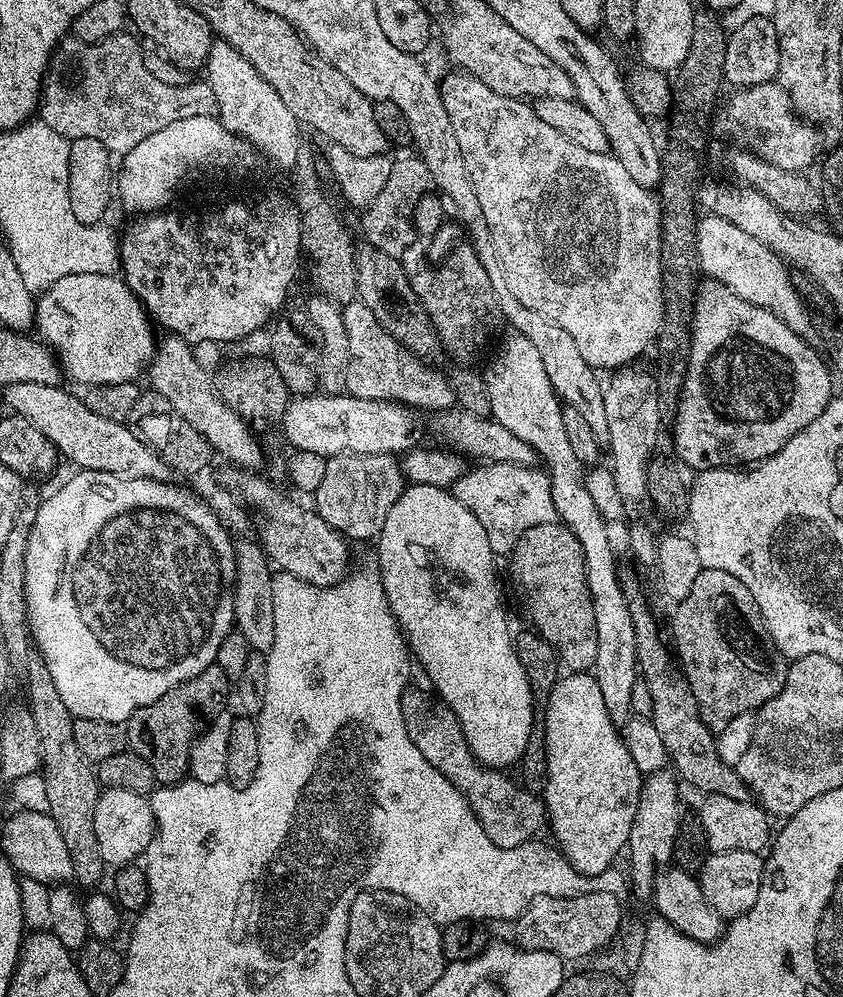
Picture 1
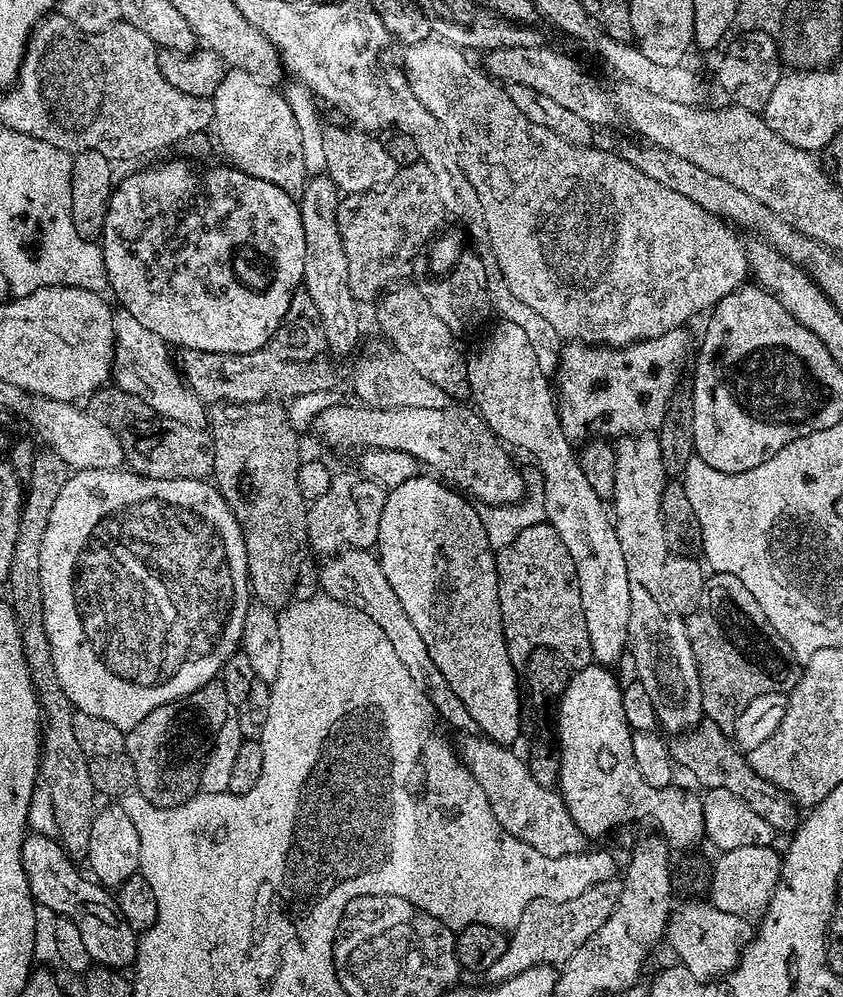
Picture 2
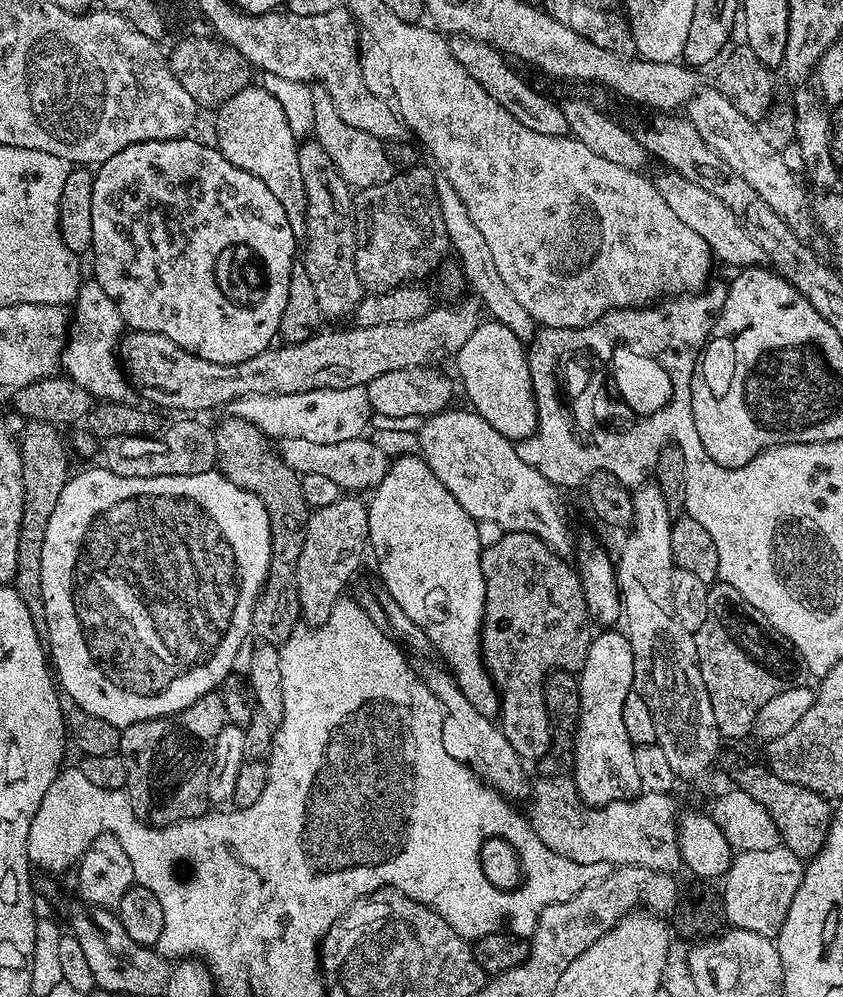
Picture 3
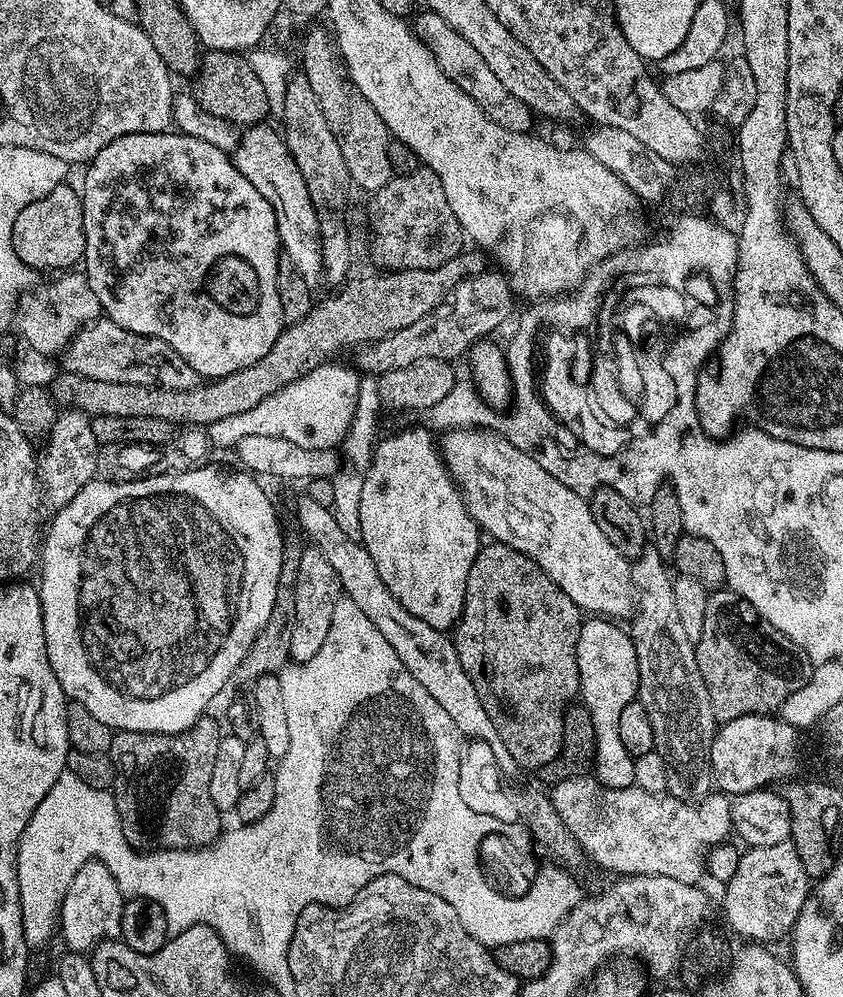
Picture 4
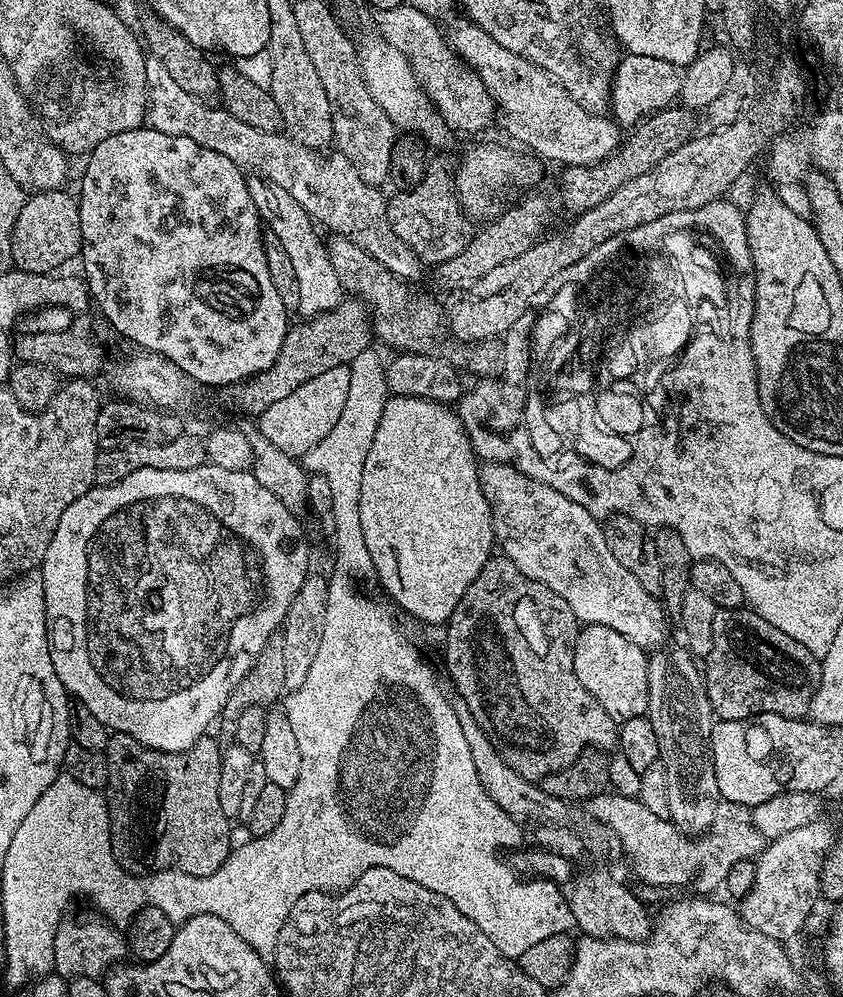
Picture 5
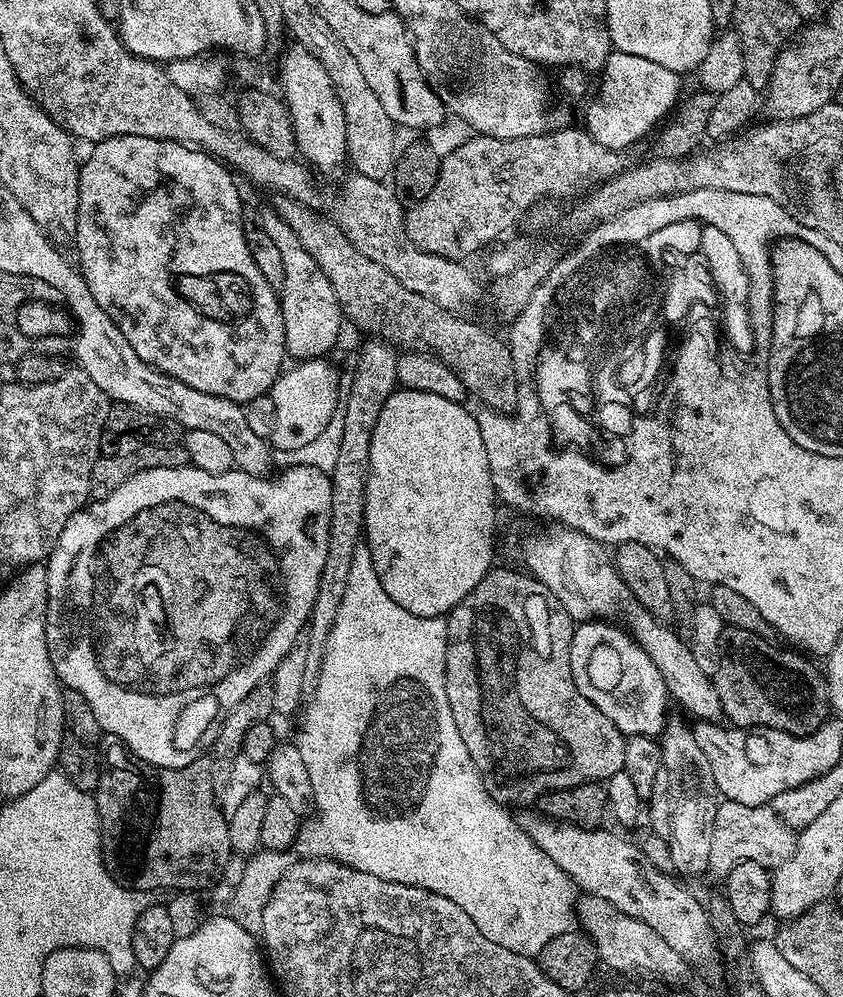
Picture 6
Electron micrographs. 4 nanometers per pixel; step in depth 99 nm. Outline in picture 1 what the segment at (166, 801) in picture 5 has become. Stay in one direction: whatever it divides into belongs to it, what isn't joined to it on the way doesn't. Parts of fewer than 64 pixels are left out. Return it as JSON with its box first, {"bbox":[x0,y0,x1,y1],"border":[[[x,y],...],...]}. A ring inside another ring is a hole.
{"bbox":[126,663,230,785],"border":[[[214,663],[206,666],[206,670],[202,670],[202,674],[194,674],[194,678],[190,678],[186,682],[174,686],[166,694],[162,694],[162,698],[158,698],[158,702],[150,702],[150,706],[142,706],[138,710],[134,710],[134,714],[126,722],[128,748],[134,754],[138,754],[138,758],[142,758],[146,762],[146,766],[150,766],[150,770],[154,770],[157,781],[161,785],[178,784],[189,775],[188,750],[192,747],[192,741],[225,711],[224,703],[228,700],[228,687],[230,687],[228,675]]]}

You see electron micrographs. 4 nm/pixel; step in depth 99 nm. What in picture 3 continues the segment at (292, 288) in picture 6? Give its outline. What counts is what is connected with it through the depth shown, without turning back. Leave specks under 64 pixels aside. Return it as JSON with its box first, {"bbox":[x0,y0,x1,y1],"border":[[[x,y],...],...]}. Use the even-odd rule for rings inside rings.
{"bbox":[215,86,306,238],"border":[[[249,86],[238,91],[224,104],[219,106],[216,116],[215,147],[234,166],[254,174],[254,178],[262,178],[274,193],[274,198],[282,202],[282,210],[286,210],[286,218],[290,218],[290,226],[297,238],[304,236],[304,223],[306,222],[306,186],[302,186],[302,170],[298,170],[298,150],[300,144],[298,137],[291,130],[291,122],[287,120],[286,112],[281,102],[267,92],[263,86]]]}

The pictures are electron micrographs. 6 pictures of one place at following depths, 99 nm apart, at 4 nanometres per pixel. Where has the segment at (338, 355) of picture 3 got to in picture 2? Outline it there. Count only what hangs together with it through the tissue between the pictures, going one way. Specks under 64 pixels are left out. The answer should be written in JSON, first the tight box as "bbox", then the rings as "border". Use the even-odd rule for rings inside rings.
{"bbox":[178,348,340,404],"border":[[[186,348],[179,355],[178,364],[184,379],[205,402],[253,404],[258,400],[332,392],[340,384],[340,368],[332,358],[296,362],[278,358],[278,354],[268,348],[259,348],[250,354],[214,354]]]}

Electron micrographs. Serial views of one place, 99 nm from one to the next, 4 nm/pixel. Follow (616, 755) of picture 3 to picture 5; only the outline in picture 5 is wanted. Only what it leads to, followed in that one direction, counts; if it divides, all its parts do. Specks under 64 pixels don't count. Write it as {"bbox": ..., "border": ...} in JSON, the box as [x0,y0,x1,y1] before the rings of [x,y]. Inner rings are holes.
{"bbox":[574,624,648,717],"border":[[[585,624],[576,636],[574,646],[574,674],[578,674],[578,682],[594,694],[594,698],[612,716],[627,717],[629,714],[644,714],[648,710],[648,656],[645,649],[639,648],[630,638],[618,634],[618,630],[610,630],[610,626]]]}

